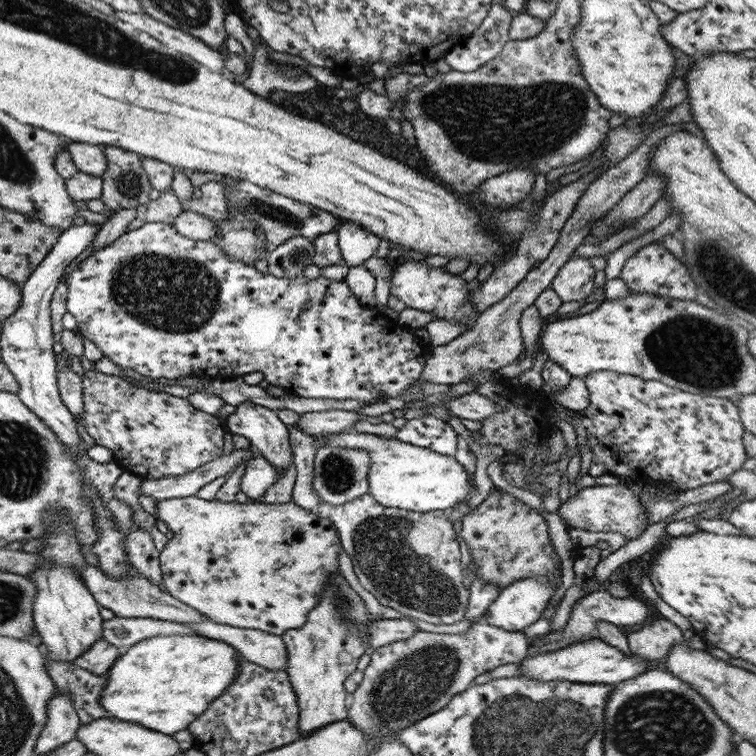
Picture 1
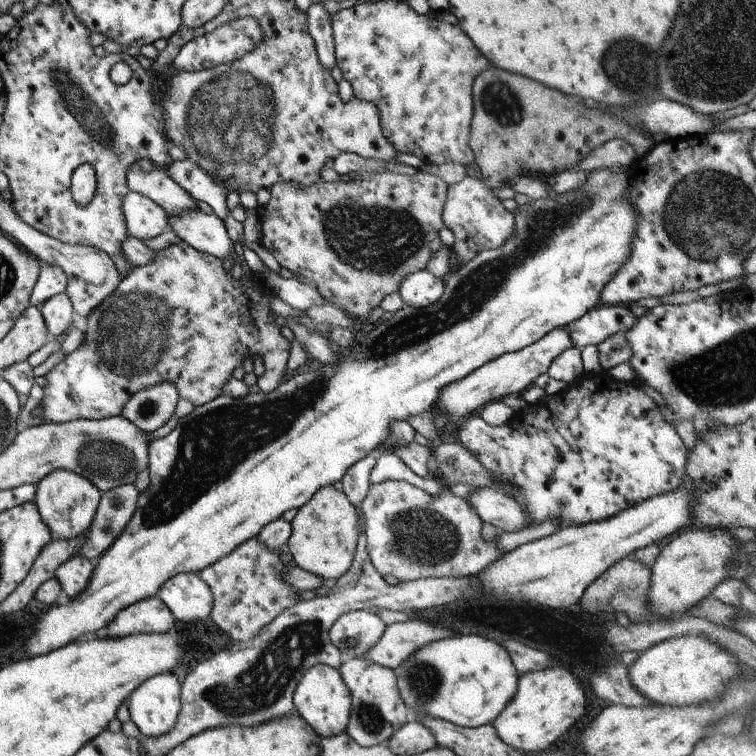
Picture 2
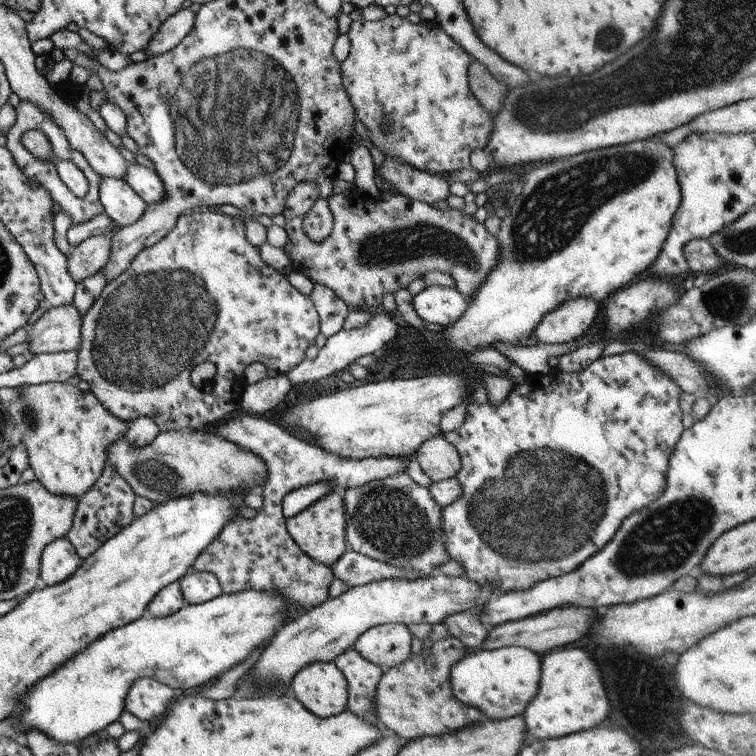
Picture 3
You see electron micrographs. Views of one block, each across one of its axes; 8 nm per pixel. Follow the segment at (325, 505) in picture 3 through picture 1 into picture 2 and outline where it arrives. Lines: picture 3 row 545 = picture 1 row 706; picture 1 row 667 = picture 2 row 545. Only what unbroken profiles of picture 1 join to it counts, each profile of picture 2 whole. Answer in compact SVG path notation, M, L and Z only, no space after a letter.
M332 485L319 488L297 509L297 514L290 522L290 536L287 548L295 566L332 583L349 571L356 550L356 543L361 531L359 514L345 497Z

